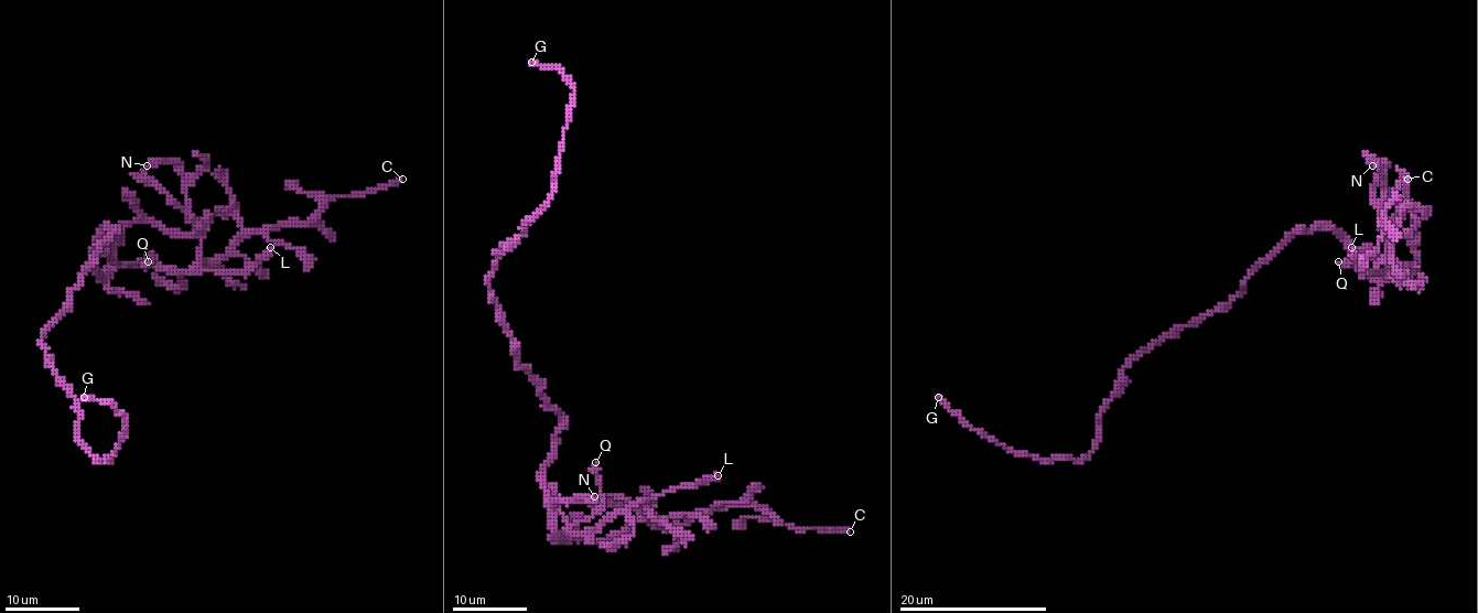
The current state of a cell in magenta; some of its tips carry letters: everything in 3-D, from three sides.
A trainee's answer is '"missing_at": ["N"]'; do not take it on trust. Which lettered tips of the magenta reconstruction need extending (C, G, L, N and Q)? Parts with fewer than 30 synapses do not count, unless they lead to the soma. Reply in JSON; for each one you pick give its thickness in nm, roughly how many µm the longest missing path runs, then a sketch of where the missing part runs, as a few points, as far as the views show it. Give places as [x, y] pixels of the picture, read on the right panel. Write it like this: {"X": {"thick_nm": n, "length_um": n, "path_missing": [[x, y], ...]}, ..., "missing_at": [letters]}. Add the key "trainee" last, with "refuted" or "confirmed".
{"C": {"thick_nm": 320, "length_um": 200, "path_missing": [[1408, 179], [1442, 47], [1431, 86], [1326, 45], [1370, 116], [1346, 171], [1283, 135]]}, "missing_at": ["C"], "trainee": "refuted"}

